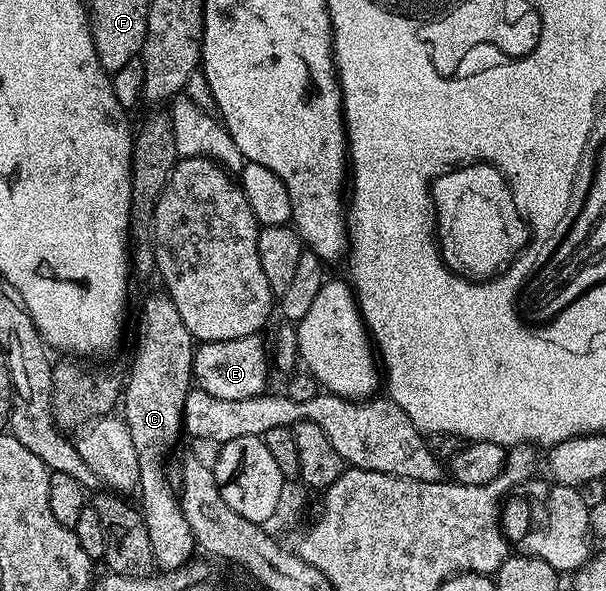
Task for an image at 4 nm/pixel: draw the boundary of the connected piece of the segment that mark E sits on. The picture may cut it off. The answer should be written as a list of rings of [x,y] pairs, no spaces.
[[[263,336],[205,341],[195,346],[192,355],[192,375],[195,384],[218,399],[244,400],[265,392],[270,373],[270,357]]]

